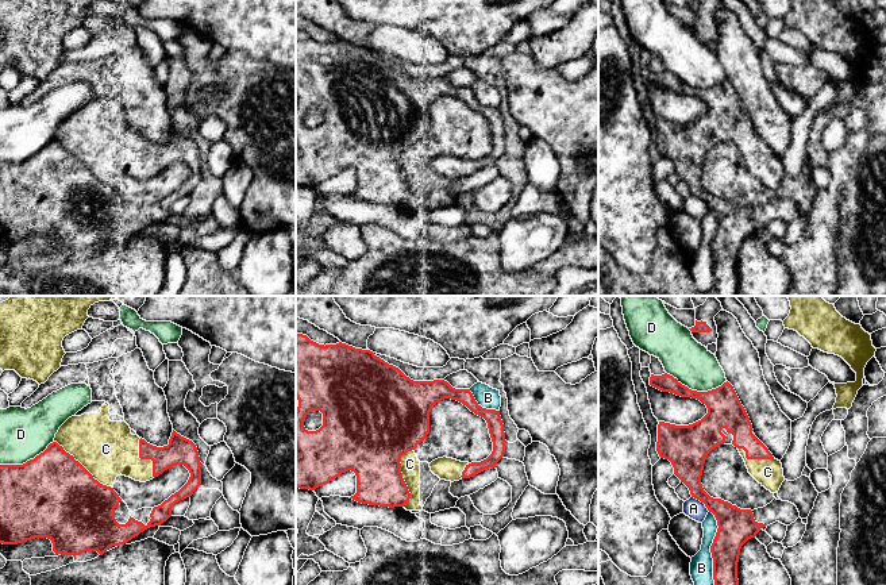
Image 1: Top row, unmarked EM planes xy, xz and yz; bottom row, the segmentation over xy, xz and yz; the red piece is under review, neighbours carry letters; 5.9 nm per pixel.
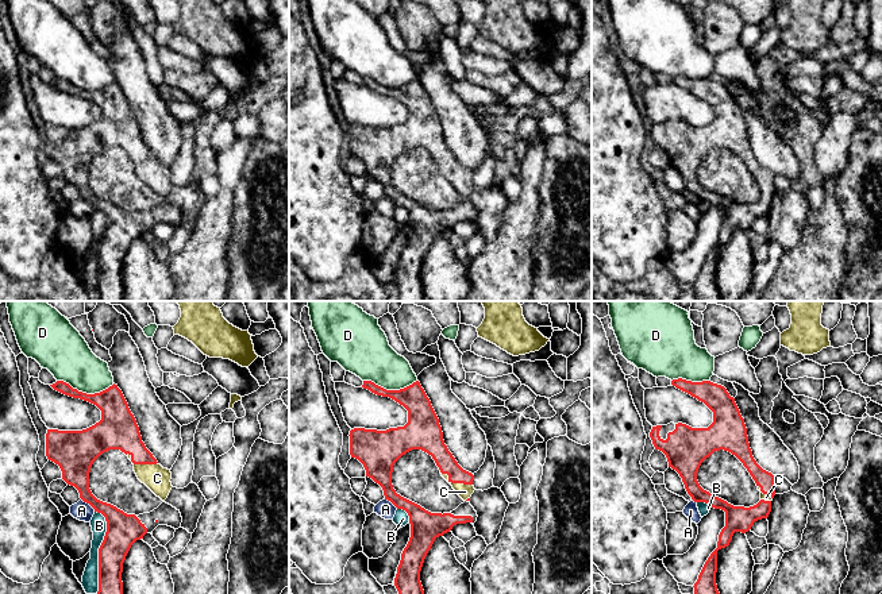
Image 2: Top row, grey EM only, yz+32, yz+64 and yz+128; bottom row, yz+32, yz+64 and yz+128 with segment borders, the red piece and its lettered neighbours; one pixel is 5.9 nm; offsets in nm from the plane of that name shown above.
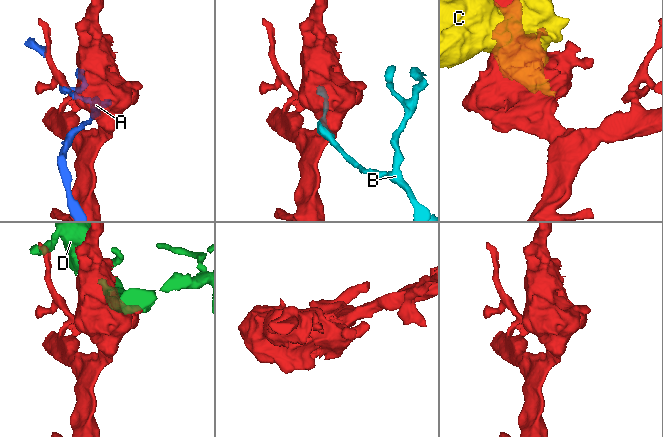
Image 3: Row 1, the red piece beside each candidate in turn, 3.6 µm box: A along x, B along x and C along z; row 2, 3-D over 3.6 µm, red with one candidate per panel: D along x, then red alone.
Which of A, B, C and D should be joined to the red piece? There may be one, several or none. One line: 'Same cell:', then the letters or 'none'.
Same cell: C

